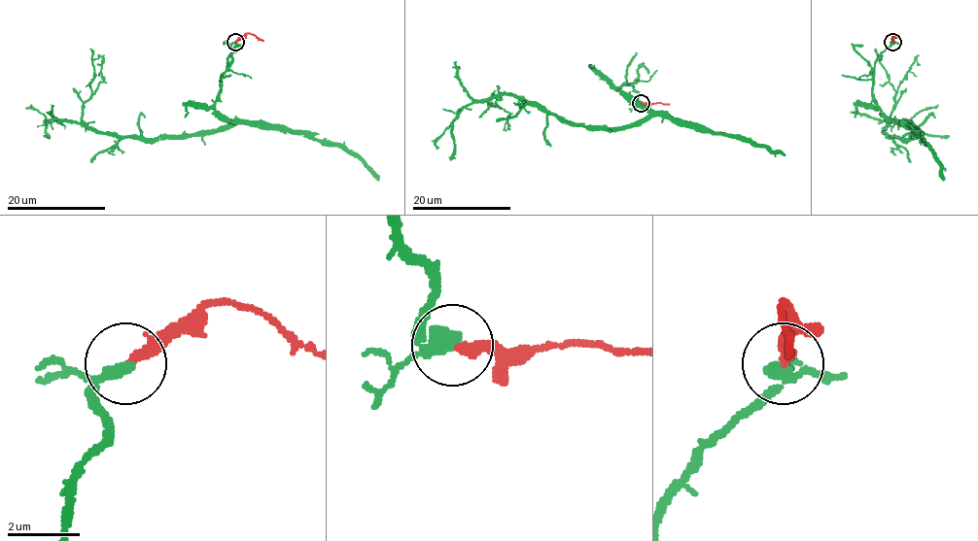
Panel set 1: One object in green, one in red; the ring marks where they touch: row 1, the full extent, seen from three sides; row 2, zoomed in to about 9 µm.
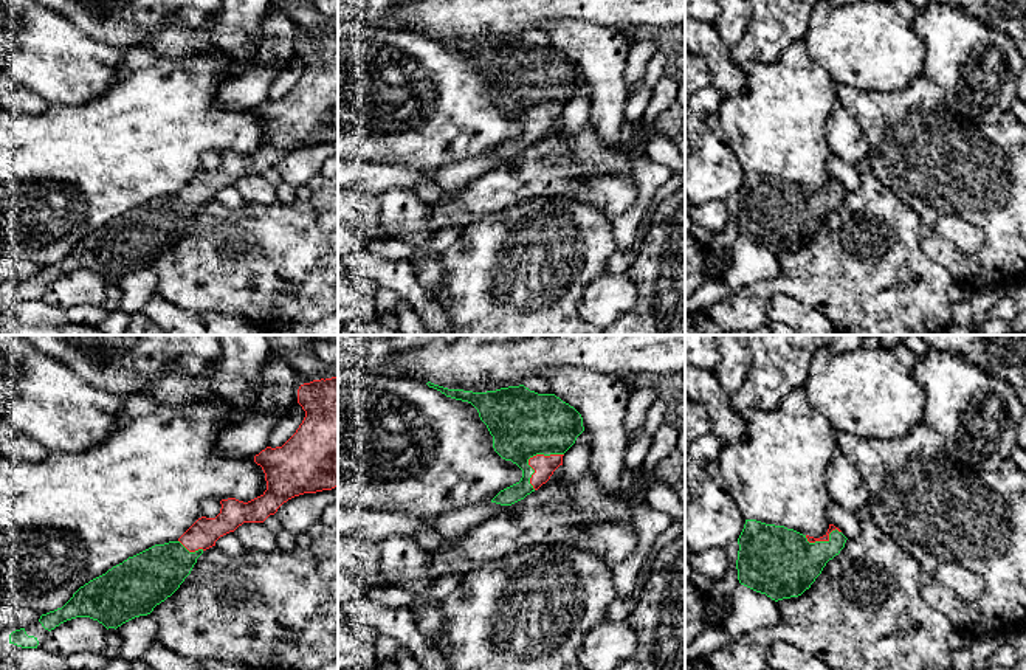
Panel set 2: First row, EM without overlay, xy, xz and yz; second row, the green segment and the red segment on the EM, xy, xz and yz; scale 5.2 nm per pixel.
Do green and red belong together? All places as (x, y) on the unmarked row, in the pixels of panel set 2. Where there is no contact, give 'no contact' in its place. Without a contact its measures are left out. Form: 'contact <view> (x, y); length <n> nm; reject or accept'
contact xz (530, 109); length 240 nm; accept

